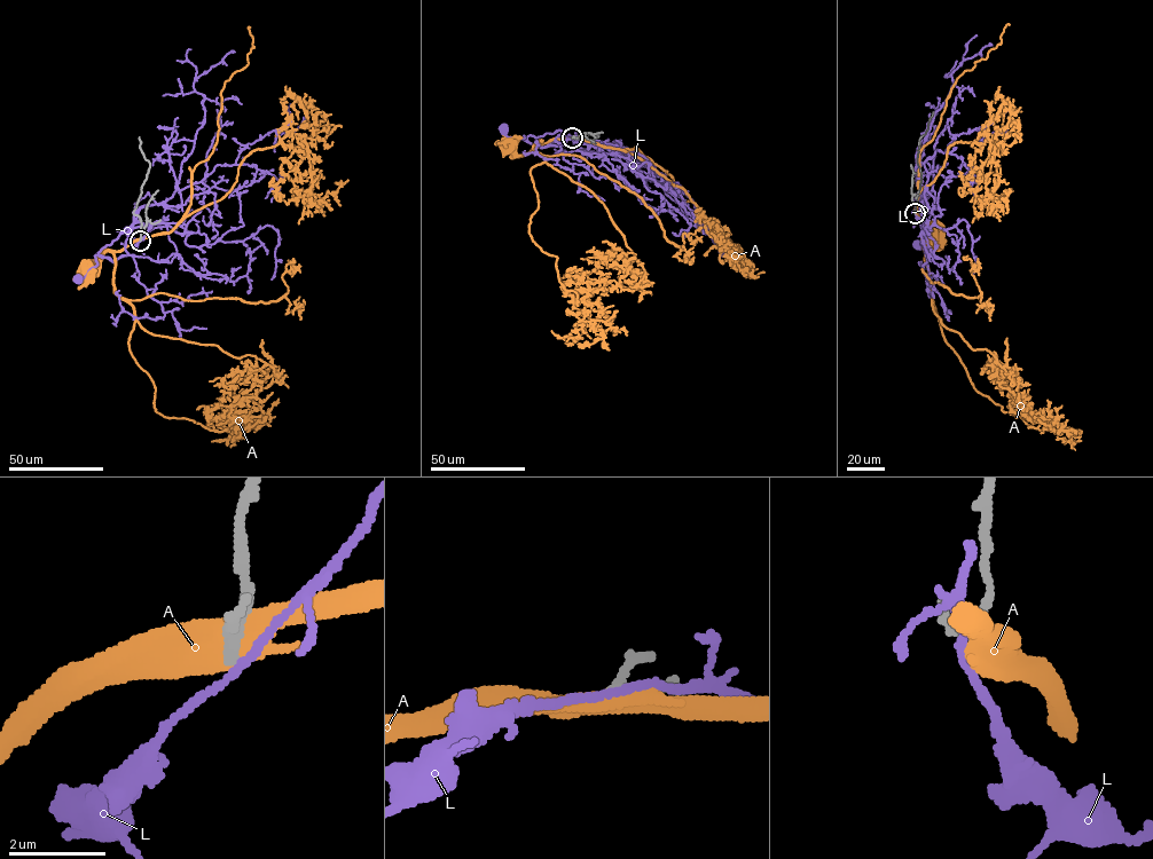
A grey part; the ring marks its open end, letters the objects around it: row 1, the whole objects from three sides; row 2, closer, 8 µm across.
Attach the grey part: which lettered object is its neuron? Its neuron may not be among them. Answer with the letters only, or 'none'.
none

